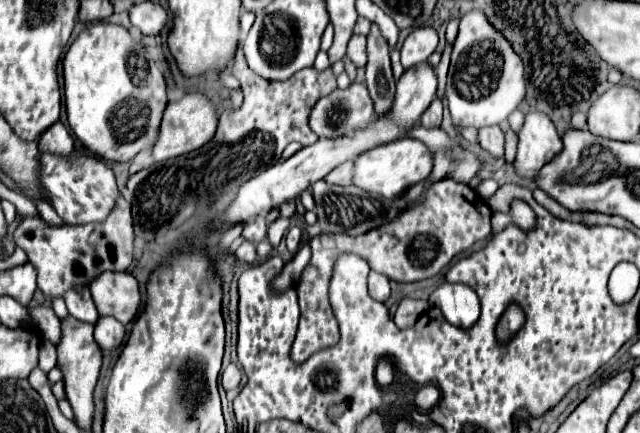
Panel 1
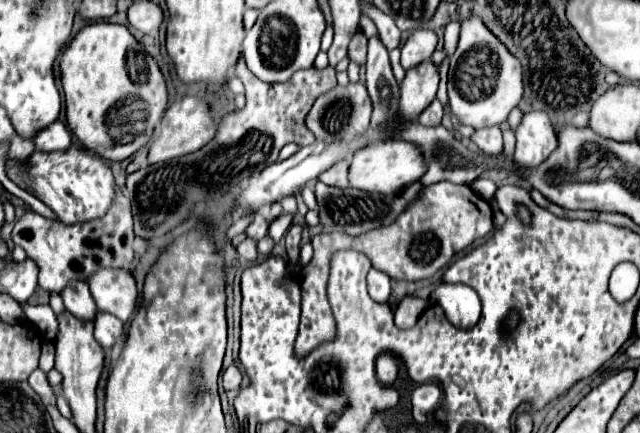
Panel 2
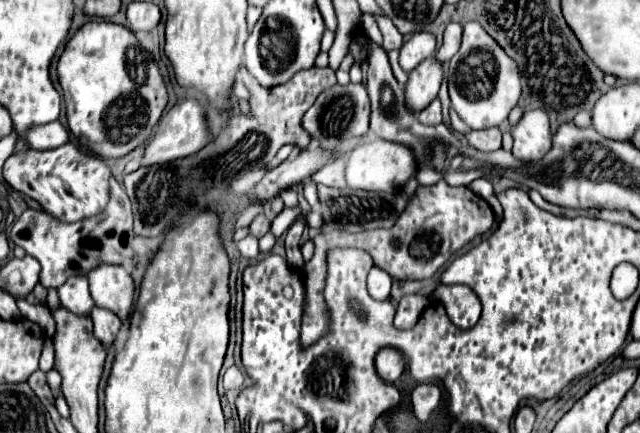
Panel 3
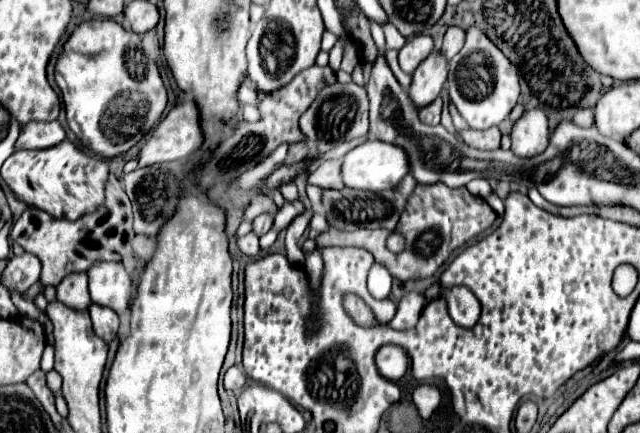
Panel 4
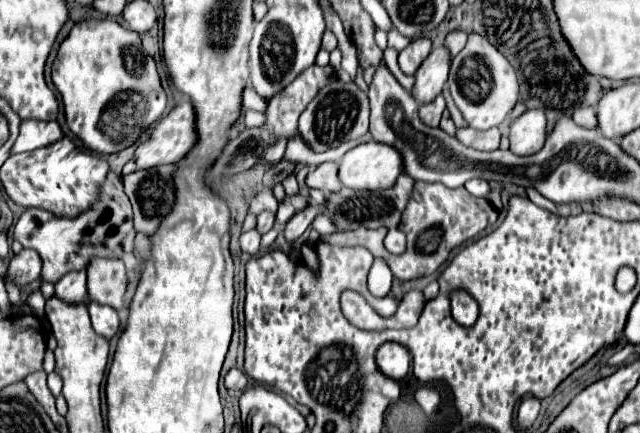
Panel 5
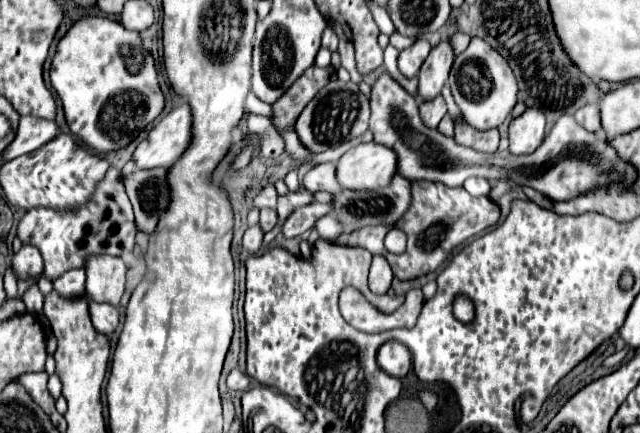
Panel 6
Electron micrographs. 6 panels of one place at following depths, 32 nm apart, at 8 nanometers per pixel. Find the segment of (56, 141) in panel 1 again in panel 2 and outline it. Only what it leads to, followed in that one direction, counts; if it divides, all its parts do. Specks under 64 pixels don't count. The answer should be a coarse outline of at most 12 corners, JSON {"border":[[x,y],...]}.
{"border":[[62,122],[48,124],[32,136],[36,150],[68,148],[70,132]]}

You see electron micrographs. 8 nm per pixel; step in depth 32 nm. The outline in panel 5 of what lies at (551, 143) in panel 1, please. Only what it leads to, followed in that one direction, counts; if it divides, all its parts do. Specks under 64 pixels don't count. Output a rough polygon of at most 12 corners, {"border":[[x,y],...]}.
{"border":[[526,110],[510,126],[510,150],[530,156],[544,146],[546,116]]}

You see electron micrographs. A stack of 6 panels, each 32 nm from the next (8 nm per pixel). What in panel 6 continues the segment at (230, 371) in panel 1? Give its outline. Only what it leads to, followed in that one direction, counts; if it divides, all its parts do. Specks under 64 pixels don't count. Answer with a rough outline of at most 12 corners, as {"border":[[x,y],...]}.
{"border":[[234,368],[228,376],[228,388],[244,392],[250,376]]}

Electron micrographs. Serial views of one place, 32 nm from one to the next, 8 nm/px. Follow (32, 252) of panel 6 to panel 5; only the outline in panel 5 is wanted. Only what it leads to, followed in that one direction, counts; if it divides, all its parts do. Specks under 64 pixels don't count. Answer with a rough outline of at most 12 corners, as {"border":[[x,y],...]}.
{"border":[[32,248],[12,256],[8,276],[18,286],[38,280],[42,260]]}

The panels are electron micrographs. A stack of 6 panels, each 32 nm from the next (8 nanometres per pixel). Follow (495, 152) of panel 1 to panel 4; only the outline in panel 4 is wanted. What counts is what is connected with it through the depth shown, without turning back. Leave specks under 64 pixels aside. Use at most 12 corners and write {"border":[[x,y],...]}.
{"border":[[460,130],[466,146],[498,150],[500,130]]}

